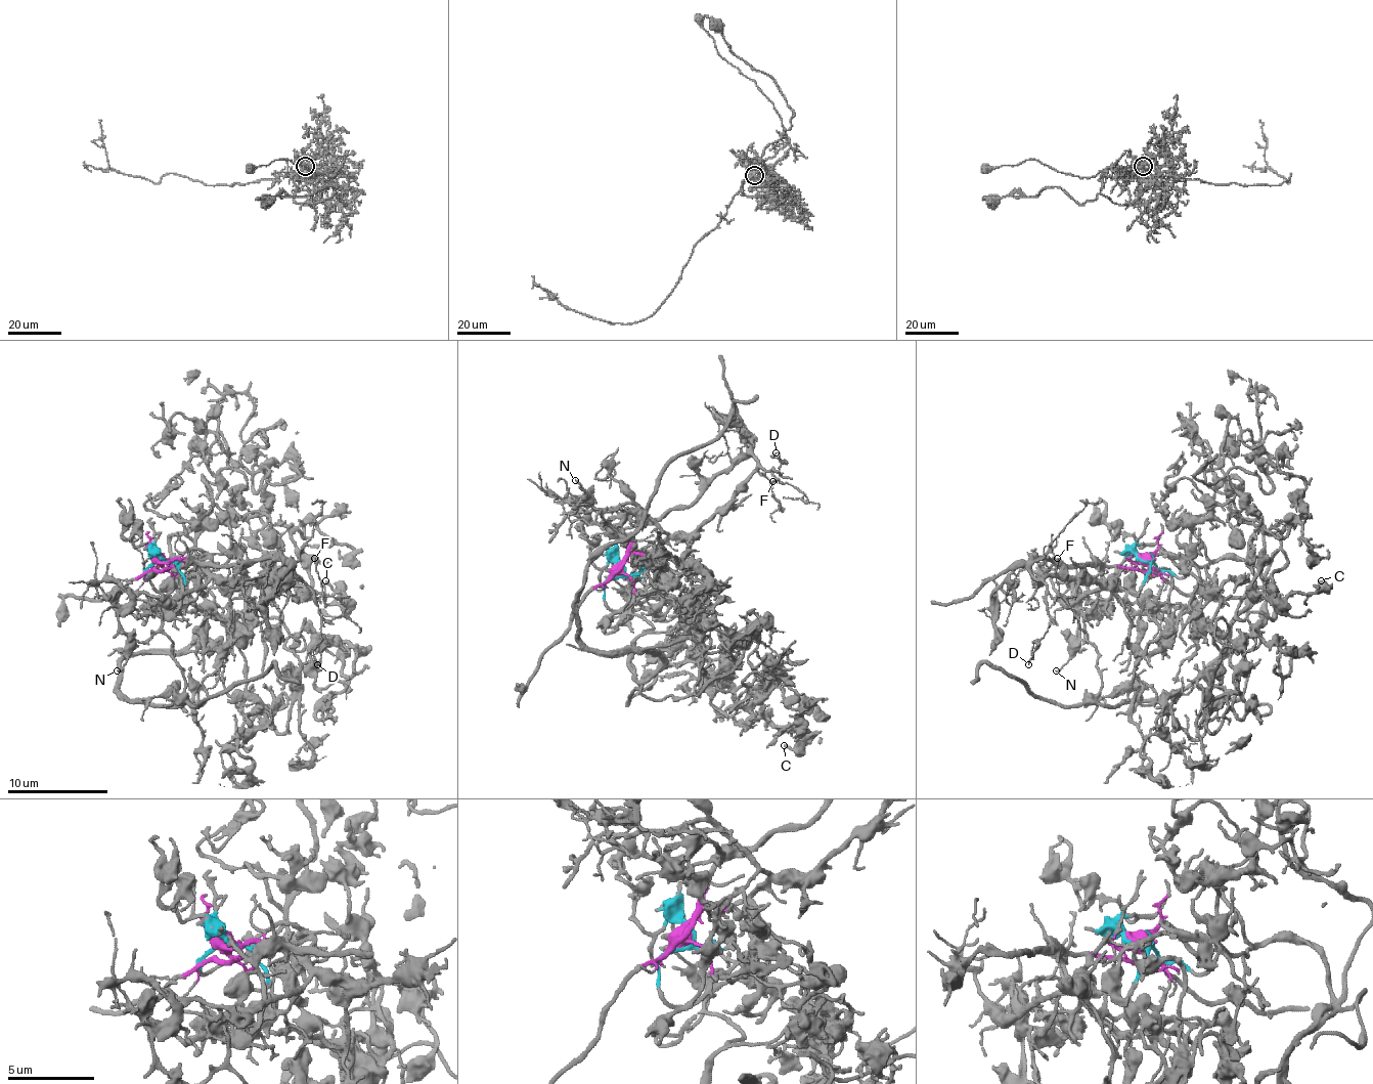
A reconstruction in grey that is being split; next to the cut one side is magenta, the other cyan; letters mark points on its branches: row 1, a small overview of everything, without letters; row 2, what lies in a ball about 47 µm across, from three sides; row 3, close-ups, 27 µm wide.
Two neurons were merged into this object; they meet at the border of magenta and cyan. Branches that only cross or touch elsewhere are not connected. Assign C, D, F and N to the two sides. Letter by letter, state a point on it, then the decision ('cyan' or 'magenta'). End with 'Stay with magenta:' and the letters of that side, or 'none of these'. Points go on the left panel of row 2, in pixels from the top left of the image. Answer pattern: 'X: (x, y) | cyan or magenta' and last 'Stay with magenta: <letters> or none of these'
C: (325, 580) | cyan
D: (317, 664) | magenta
F: (314, 558) | magenta
N: (117, 670) | cyan
Stay with magenta: D, F

